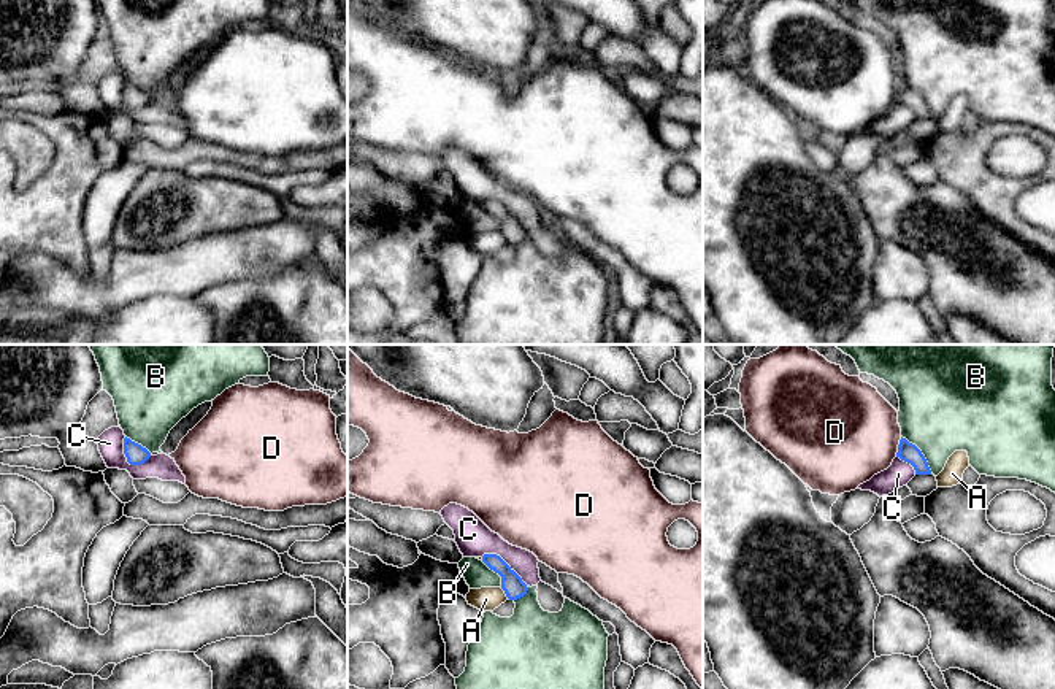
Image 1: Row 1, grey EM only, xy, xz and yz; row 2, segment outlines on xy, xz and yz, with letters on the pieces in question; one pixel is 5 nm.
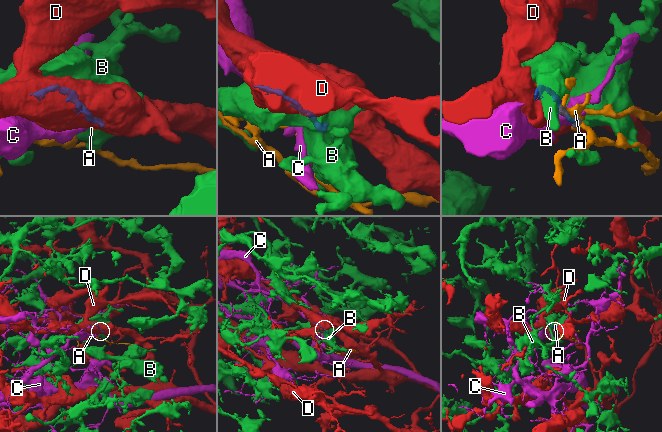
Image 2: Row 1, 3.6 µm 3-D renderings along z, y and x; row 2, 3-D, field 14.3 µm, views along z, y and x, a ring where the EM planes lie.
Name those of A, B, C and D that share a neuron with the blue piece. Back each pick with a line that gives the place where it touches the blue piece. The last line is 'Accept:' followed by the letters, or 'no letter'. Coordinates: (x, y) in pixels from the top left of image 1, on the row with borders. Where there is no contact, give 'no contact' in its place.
Accept: no letter

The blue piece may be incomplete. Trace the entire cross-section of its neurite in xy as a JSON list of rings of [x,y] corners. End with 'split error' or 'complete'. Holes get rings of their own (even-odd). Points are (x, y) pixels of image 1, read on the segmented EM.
[[[127,437],[124,438],[124,454],[130,465],[141,465],[151,457],[151,452],[146,448]]]; complete

